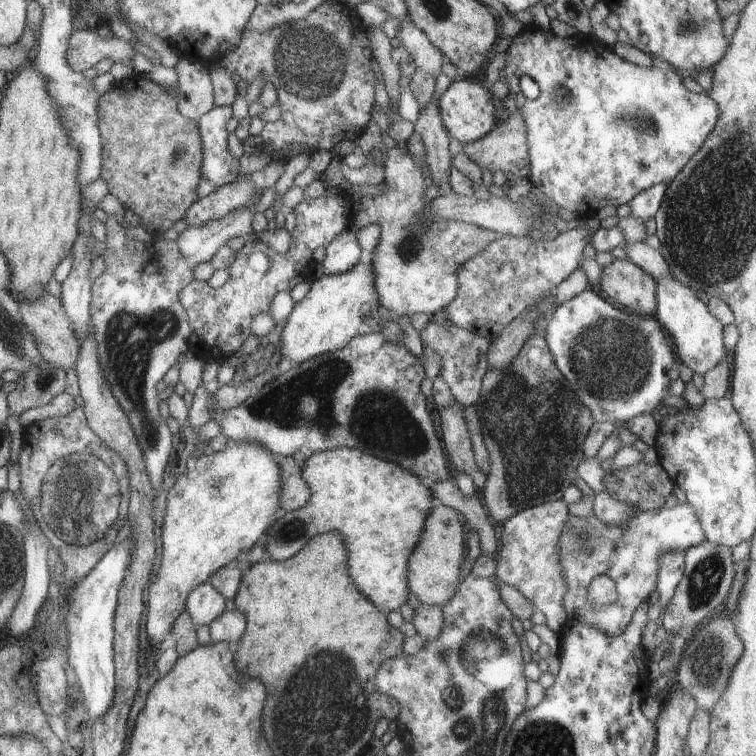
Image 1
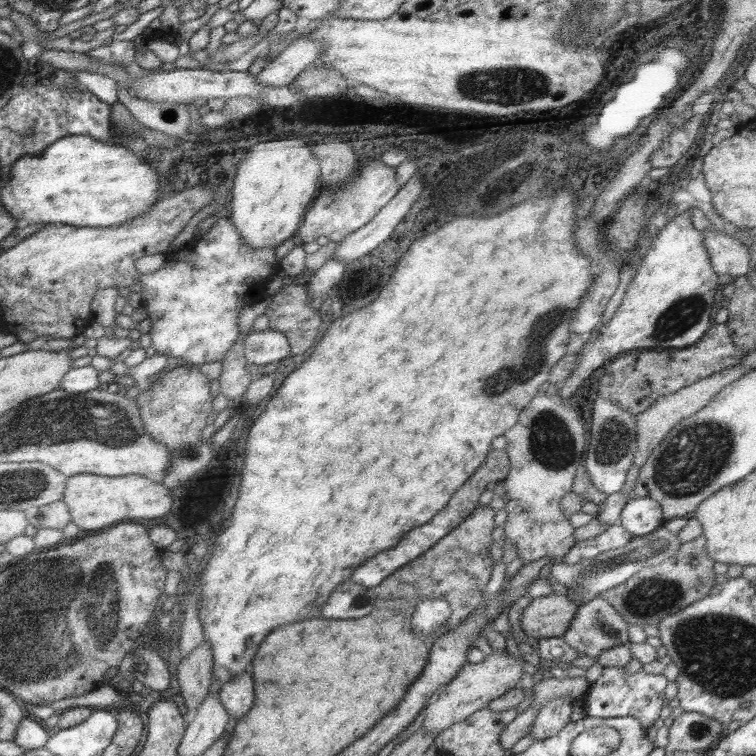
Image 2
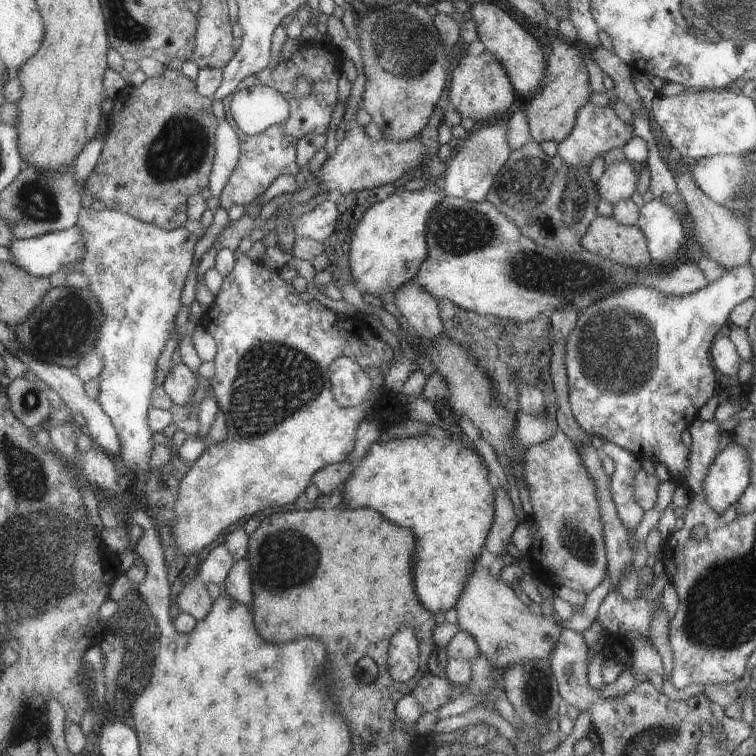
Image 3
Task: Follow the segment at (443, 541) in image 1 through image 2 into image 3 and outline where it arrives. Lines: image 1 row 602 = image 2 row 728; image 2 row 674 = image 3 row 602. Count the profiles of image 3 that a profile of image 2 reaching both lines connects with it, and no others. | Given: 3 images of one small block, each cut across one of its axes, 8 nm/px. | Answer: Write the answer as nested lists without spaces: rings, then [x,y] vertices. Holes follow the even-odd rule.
[[[479,557],[474,558],[472,569],[453,608],[456,608],[458,627],[473,637],[479,652],[486,656],[496,671],[503,672],[509,665],[521,661],[548,660],[560,633],[561,626],[550,616],[531,612],[519,601],[515,590],[489,573]]]

